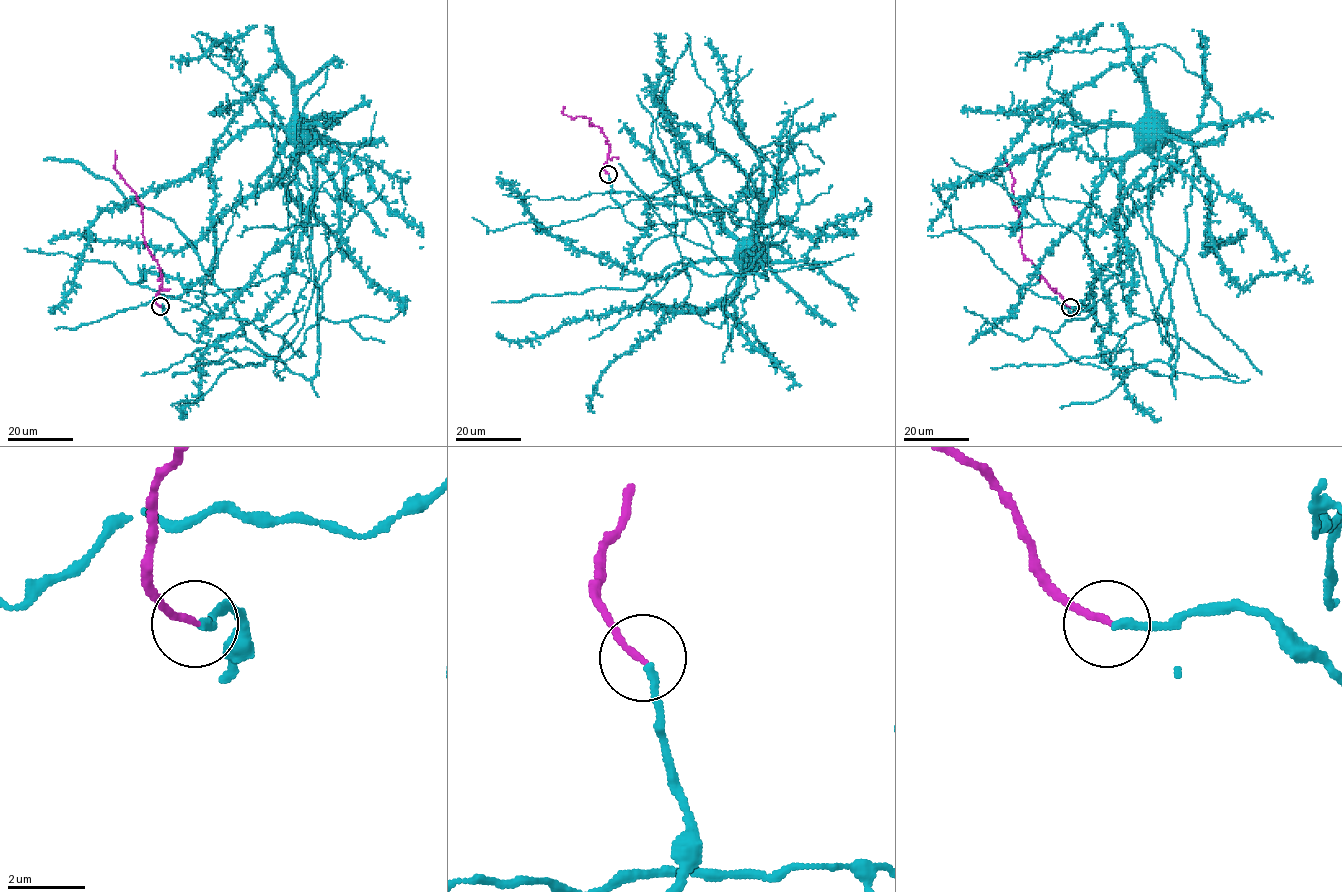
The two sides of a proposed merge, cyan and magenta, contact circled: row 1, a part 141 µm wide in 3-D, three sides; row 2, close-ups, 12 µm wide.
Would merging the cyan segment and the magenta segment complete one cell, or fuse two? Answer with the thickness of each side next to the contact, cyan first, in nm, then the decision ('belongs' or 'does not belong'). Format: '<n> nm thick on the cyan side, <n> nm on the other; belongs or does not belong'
200 nm thick on the cyan side, 160 nm on the other; belongs

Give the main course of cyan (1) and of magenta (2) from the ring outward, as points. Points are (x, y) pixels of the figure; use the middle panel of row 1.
1: (608, 174), (610, 196), (639, 228), (717, 209), (747, 218), (765, 237), (765, 274), (744, 244)
2: (608, 174), (604, 165), (609, 144), (602, 130), (586, 117), (572, 118), (563, 111)

